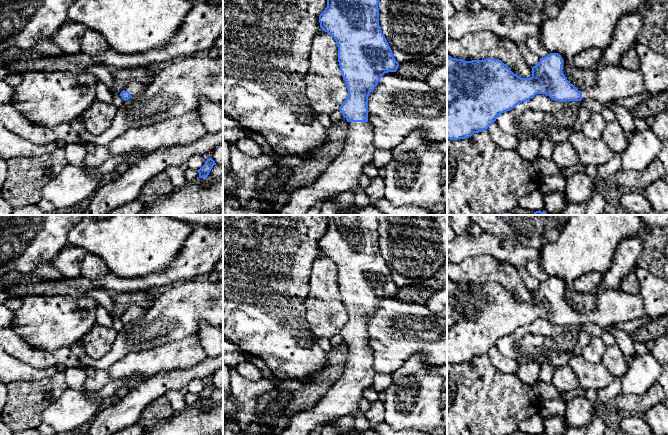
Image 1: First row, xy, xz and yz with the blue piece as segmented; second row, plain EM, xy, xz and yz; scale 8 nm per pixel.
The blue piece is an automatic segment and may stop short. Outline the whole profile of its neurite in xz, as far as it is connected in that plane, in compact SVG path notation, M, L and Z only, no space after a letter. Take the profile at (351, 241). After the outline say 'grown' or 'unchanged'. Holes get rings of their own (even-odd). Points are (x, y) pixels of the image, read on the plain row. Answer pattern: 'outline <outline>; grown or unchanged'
outline M327 215L327 231L319 239L319 247L337 267L340 295L348 314L339 334L348 346L348 358L340 378L326 394L313 407L295 414L280 435L308 435L351 414L358 410L364 390L372 387L376 372L368 347L368 320L385 297L399 291L380 253L378 228L378 215Z; grown

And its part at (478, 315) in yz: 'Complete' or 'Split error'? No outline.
Split error

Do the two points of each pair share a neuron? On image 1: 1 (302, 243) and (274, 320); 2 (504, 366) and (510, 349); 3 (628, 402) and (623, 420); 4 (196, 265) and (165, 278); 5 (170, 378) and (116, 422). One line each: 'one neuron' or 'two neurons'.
1: one neuron
2: two neurons
3: two neurons
4: one neuron
5: one neuron

